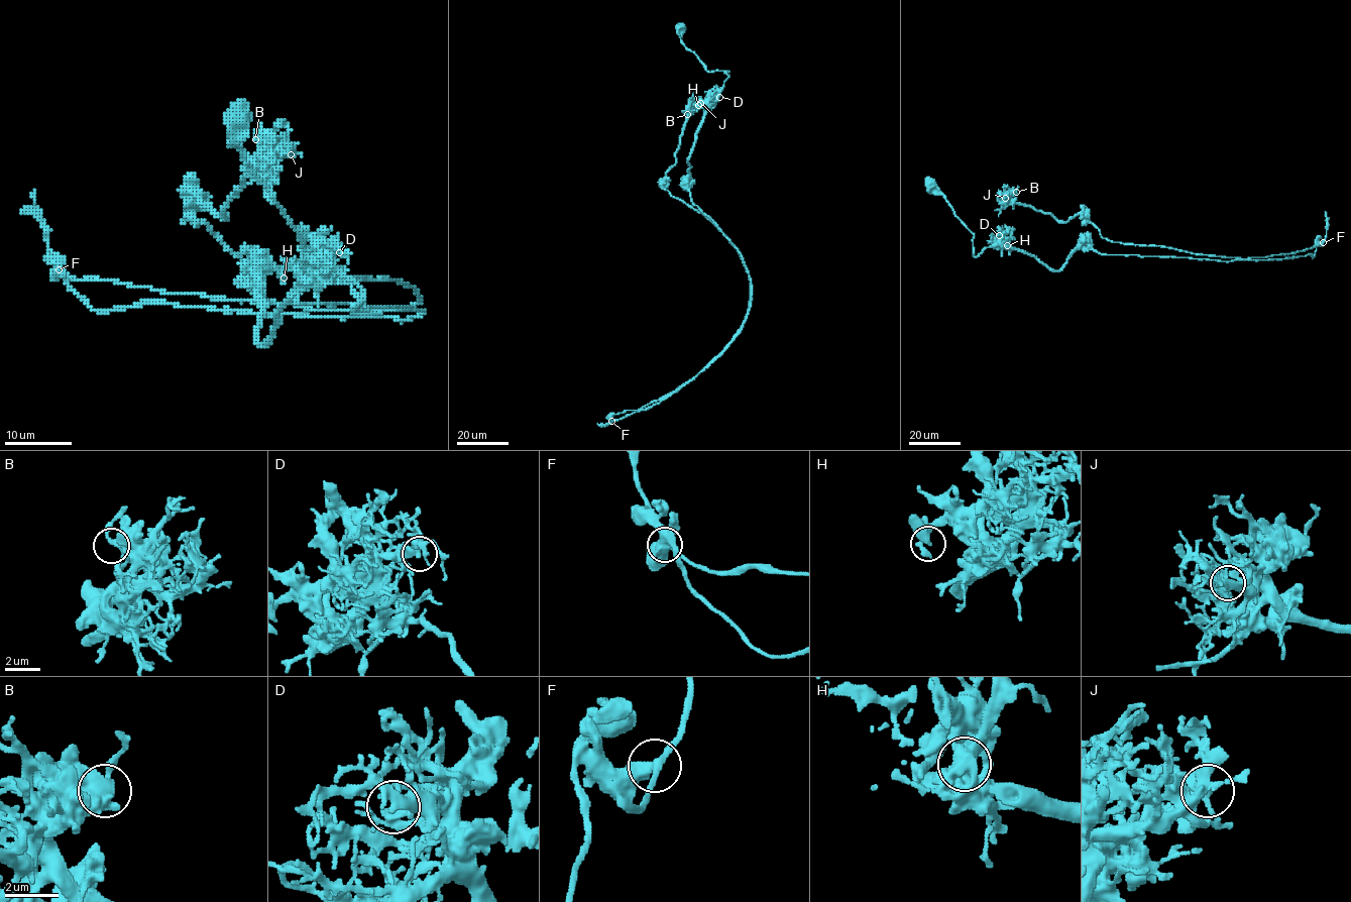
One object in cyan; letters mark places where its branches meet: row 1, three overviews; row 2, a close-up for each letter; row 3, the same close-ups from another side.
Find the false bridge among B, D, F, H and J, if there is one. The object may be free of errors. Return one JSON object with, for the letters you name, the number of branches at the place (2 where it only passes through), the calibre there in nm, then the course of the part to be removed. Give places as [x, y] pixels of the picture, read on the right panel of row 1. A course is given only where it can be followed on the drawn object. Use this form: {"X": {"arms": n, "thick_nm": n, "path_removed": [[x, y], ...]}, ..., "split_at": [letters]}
{"F": {"arms": 3, "thick_nm": 360, "path_removed": [[1323, 241], [1288, 254], [1242, 258], [1125, 244], [1103, 238], [1083, 215], [1058, 222], [998, 190]]}, "split_at": ["F"]}

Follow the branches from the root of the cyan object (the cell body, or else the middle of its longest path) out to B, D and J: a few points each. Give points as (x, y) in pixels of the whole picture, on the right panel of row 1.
B: (930, 185), (976, 257), (1006, 242), (1055, 270), (1077, 248), (1242, 259), (1110, 241), (1016, 192)
D: (930, 185), (943, 196), (955, 215), (974, 235), (976, 257), (986, 247), (999, 242), (1002, 236), (999, 235)
J: (930, 185), (976, 257), (1006, 242), (1055, 270), (1077, 248), (1242, 259), (1110, 241), (1083, 215), (1005, 198)

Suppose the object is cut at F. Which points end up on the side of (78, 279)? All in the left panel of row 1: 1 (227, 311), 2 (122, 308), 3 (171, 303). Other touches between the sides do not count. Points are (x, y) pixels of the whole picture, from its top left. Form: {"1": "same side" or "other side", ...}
{"1": "other side", "2": "other side", "3": "other side"}

